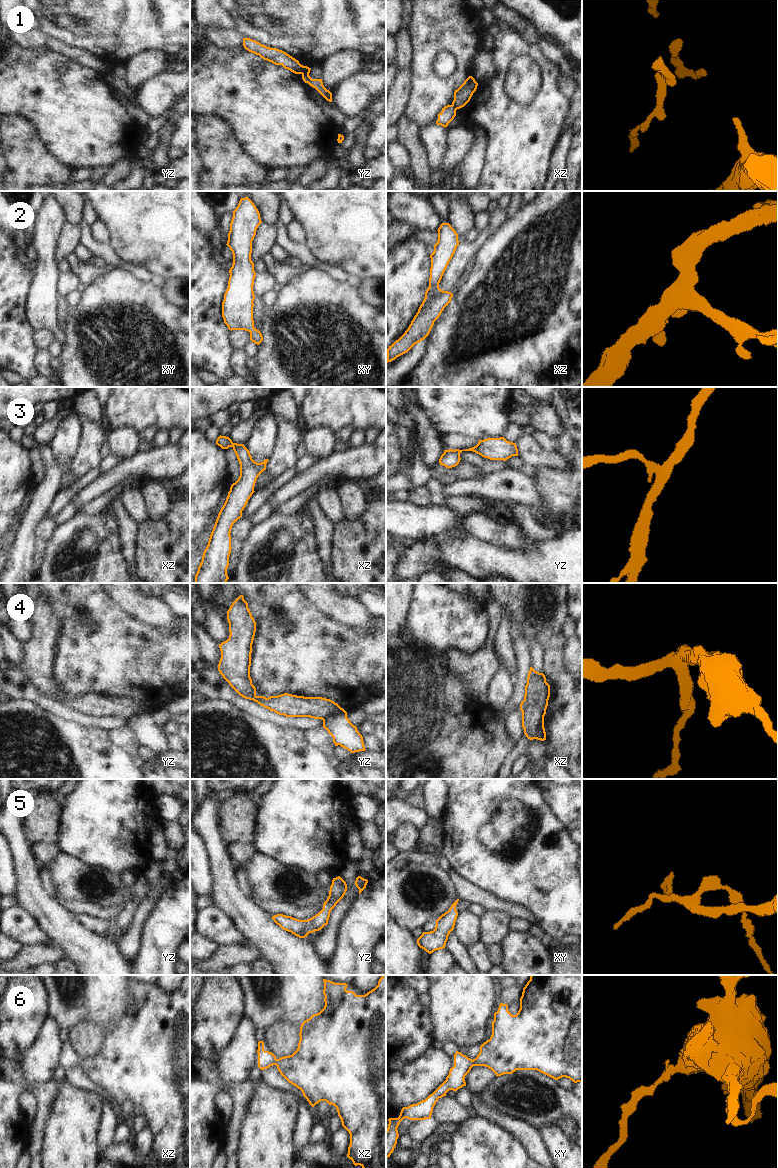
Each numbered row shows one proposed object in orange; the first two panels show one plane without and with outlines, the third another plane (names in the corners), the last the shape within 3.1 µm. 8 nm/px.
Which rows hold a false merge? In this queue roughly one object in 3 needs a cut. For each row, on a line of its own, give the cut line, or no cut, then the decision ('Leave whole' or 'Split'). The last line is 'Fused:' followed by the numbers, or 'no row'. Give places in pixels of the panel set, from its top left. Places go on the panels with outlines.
1: Split along yz (303, 66), (301, 73). Split
2: No split. Leave whole
3: No split. Leave whole
4: Split along yz (344, 710), (330, 714), (323, 720). Split
5: No split. Leave whole
6: No split. Leave whole
Fused: 1, 4

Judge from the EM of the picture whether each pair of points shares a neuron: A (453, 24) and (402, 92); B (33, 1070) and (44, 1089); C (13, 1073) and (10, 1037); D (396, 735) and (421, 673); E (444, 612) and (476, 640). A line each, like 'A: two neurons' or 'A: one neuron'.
A: two neurons
B: two neurons
C: two neurons
D: one neuron
E: one neuron

